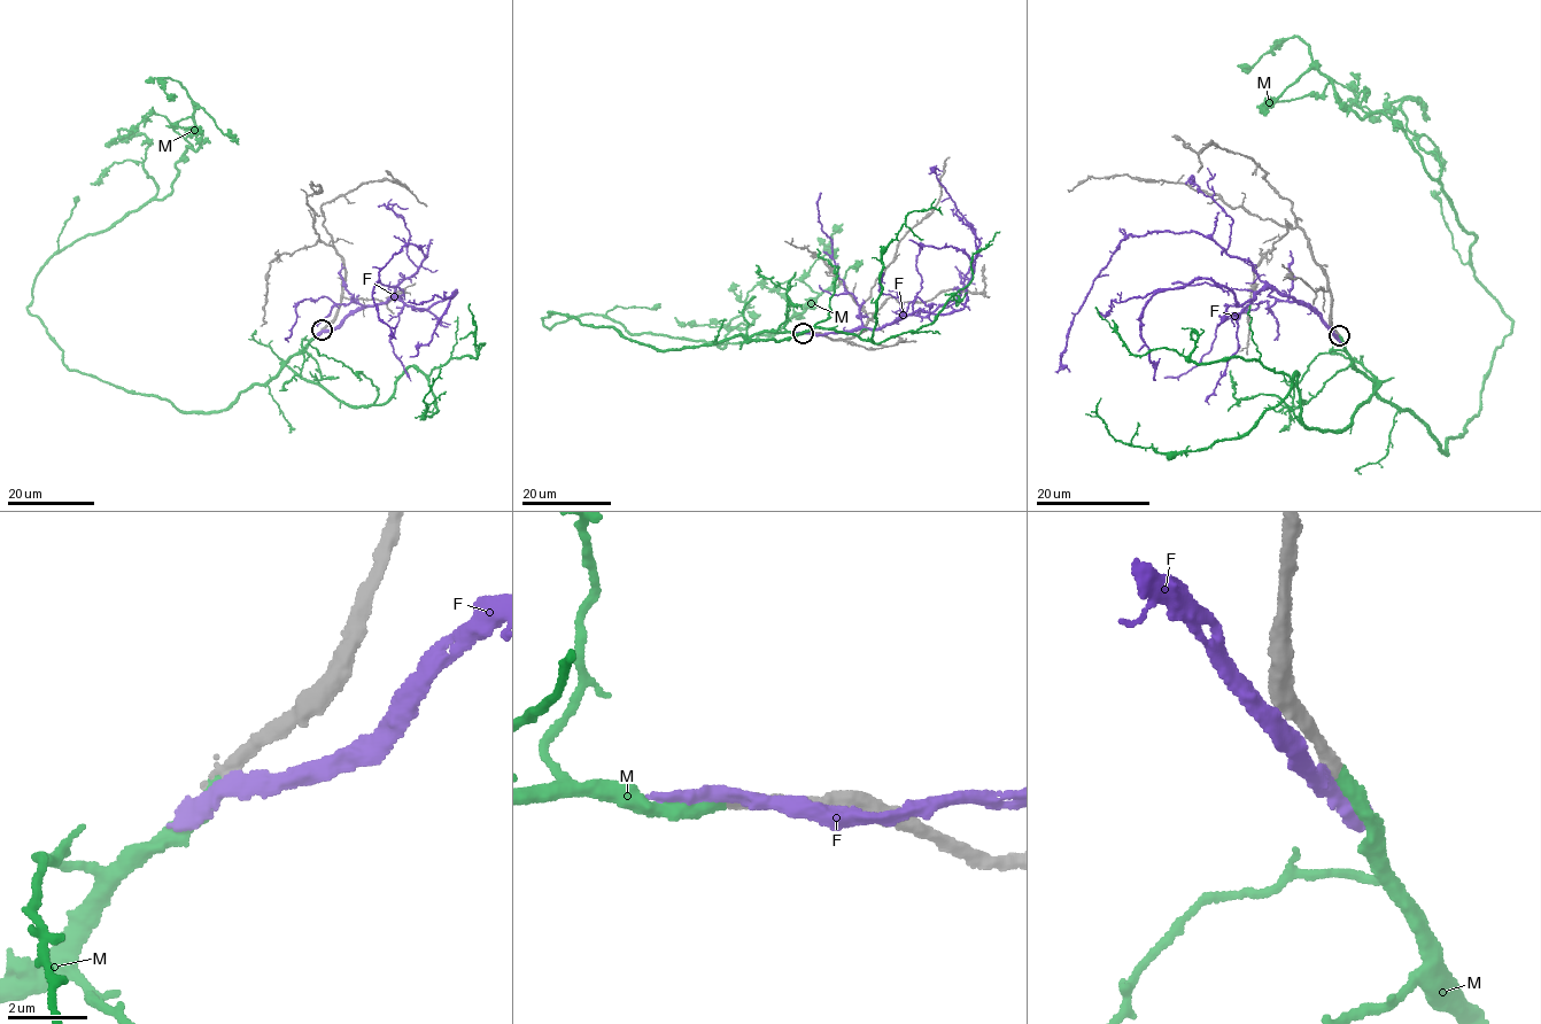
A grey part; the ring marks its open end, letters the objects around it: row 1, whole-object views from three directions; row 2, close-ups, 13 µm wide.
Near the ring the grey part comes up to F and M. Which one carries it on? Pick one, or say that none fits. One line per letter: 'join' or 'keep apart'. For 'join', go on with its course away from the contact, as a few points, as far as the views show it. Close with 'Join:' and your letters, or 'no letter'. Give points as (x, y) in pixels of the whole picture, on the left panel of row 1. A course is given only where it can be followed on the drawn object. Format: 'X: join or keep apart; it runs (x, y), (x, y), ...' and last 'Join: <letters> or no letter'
F: keep apart
M: join; it runs (322, 330), (183, 412), (70, 371), (28, 307), (53, 255), (171, 192), (202, 136), (173, 94)
Join: M

